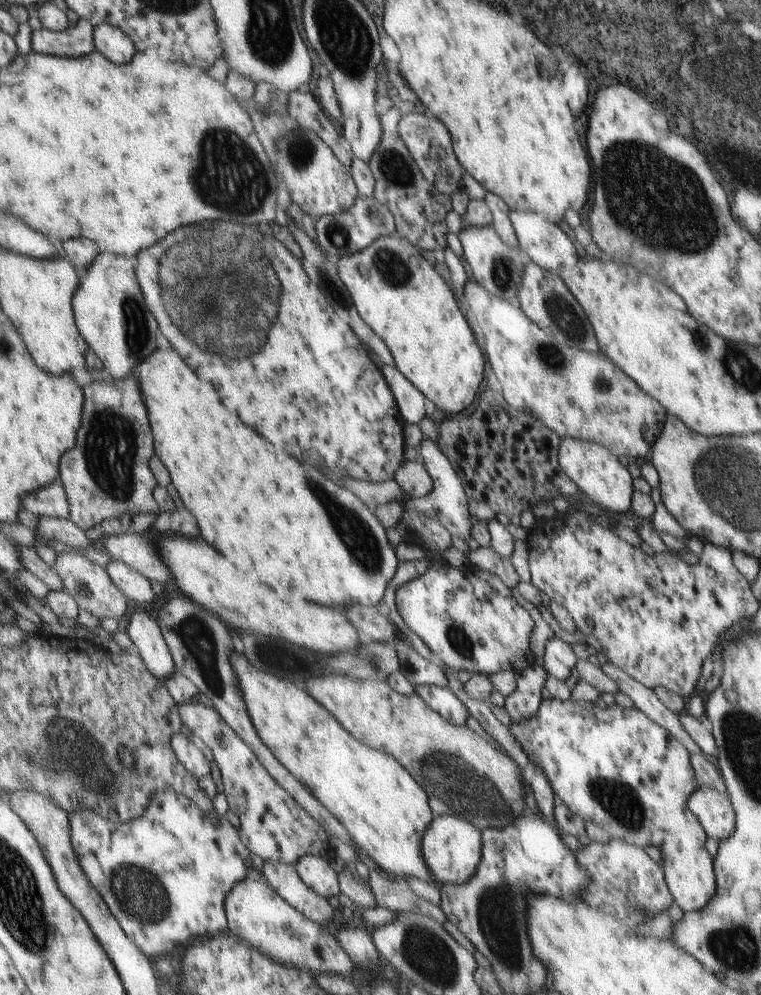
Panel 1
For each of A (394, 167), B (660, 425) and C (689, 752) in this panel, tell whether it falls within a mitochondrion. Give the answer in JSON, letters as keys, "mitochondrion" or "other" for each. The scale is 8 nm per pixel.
{"A":"mitochondrion","B":"other","C":"other"}

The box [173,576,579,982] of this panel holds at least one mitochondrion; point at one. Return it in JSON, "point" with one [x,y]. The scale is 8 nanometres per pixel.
{"point":[498,908]}

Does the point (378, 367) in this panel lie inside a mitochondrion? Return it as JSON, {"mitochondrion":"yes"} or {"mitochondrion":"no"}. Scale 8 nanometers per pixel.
{"mitochondrion":"no"}

